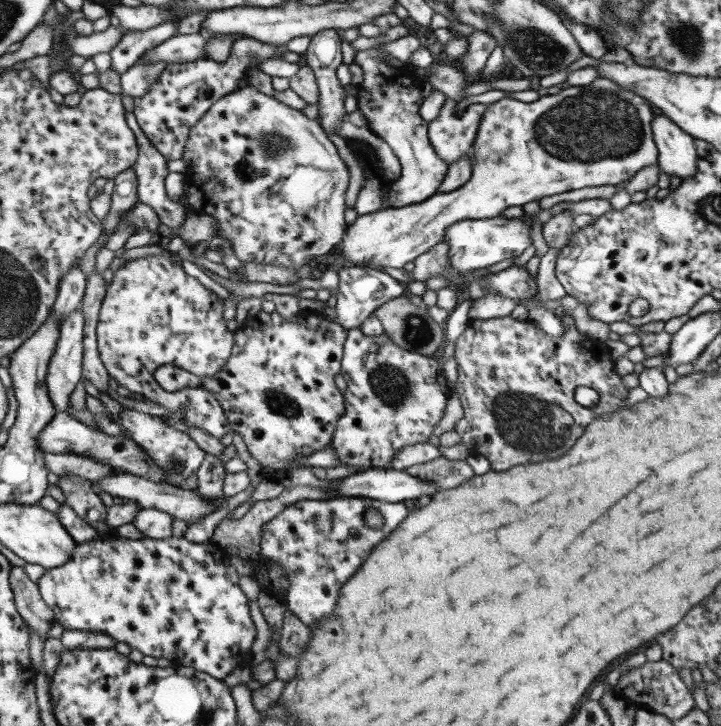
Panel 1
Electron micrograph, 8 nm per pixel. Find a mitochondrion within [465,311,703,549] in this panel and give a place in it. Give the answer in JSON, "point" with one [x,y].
{"point":[532,426]}

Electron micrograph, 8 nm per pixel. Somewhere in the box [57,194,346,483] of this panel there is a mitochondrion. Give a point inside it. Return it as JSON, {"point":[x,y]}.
{"point":[283,405]}

